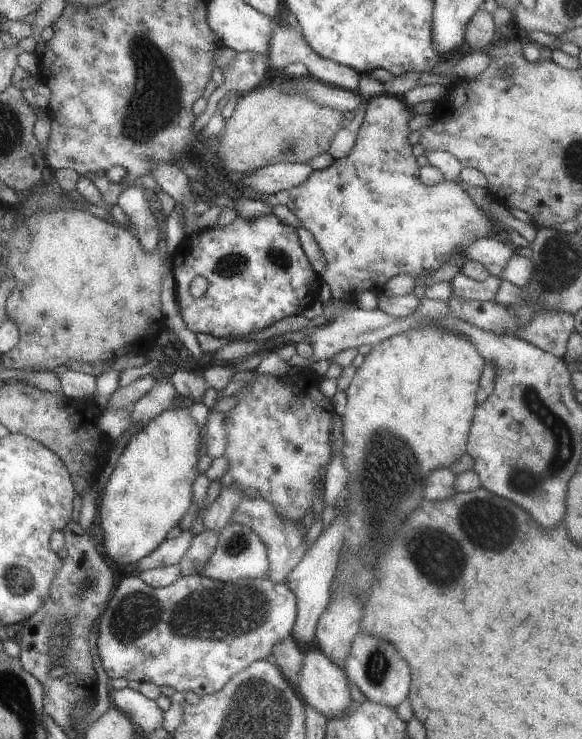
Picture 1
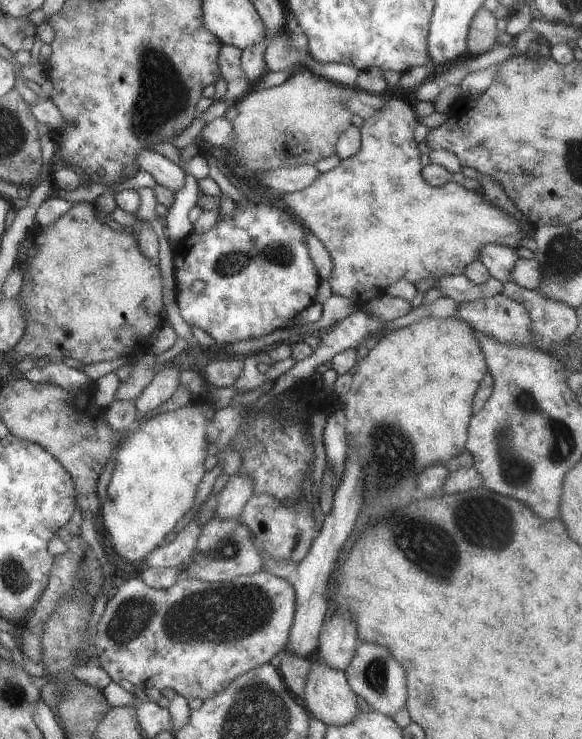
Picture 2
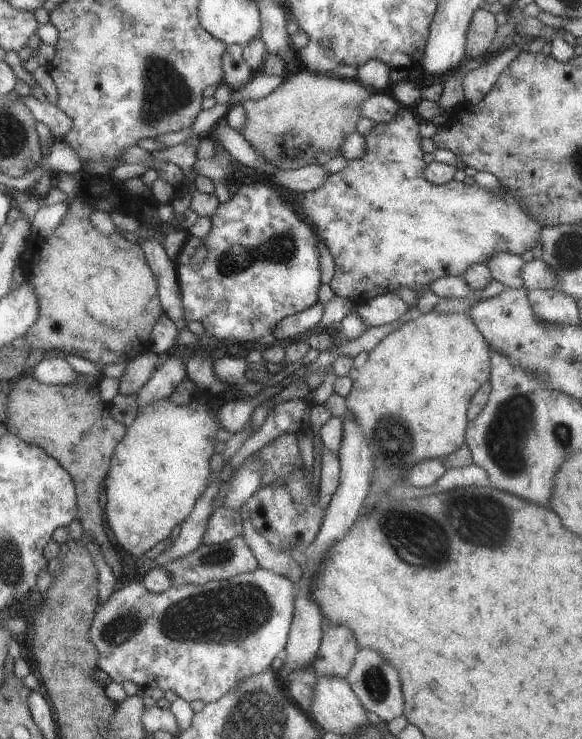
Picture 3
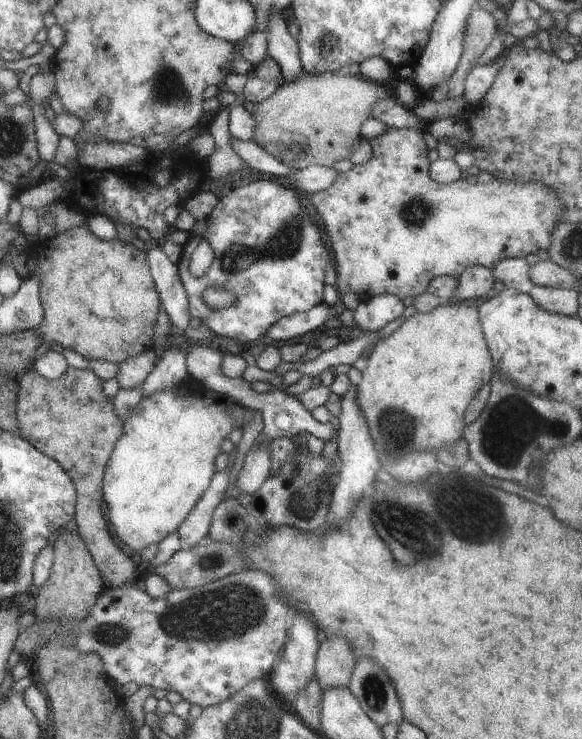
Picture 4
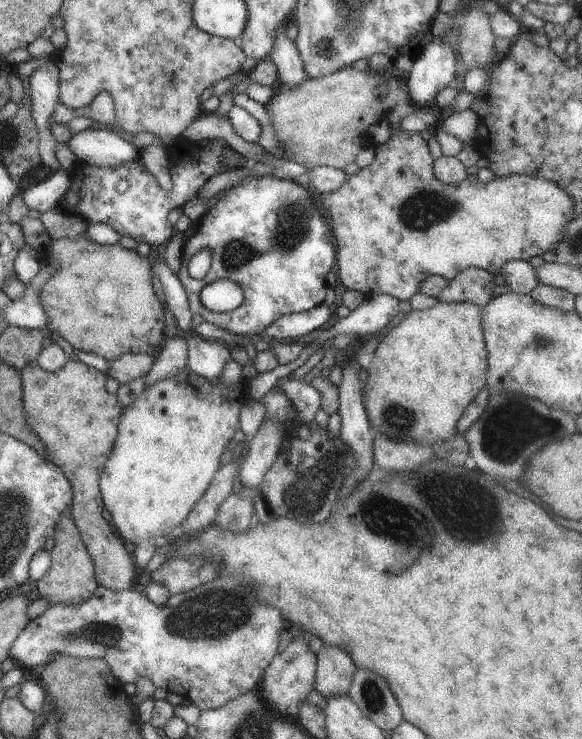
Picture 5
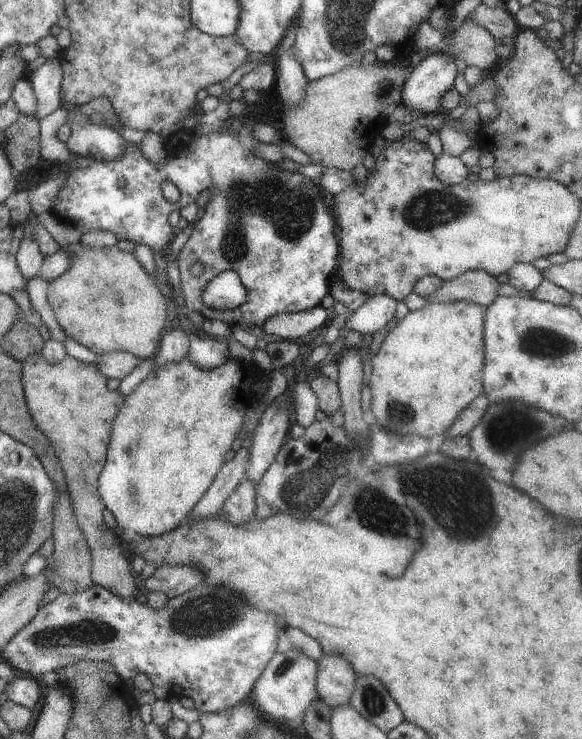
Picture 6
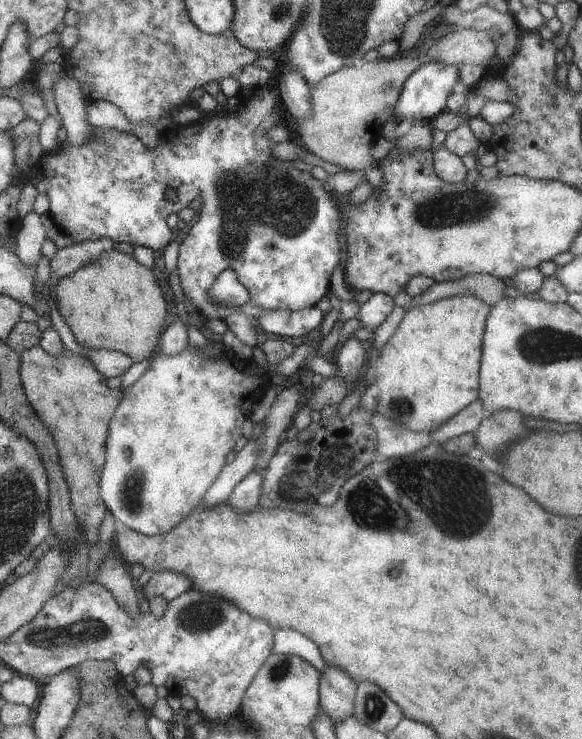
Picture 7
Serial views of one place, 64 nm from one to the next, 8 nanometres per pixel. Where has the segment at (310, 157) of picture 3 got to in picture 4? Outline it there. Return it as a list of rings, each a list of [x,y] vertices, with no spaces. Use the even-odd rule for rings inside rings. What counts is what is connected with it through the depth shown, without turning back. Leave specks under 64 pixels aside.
[[[339,72],[312,75],[303,73],[295,80],[279,81],[275,91],[269,98],[253,103],[251,116],[255,122],[253,128],[253,142],[271,154],[275,160],[286,164],[291,168],[302,169],[309,165],[321,165],[330,167],[339,160],[347,160],[350,148],[356,139],[361,140],[359,133],[361,123],[369,118],[369,108],[377,100],[391,98],[391,86],[389,84],[375,84],[359,74],[341,75]]]

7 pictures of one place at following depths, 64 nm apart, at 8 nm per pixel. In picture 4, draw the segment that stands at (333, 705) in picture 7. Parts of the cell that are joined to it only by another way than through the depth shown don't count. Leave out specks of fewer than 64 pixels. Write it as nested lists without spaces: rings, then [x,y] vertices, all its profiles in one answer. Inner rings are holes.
[[[331,634],[319,644],[314,658],[314,677],[319,688],[347,686],[355,666],[352,648],[341,634]]]

